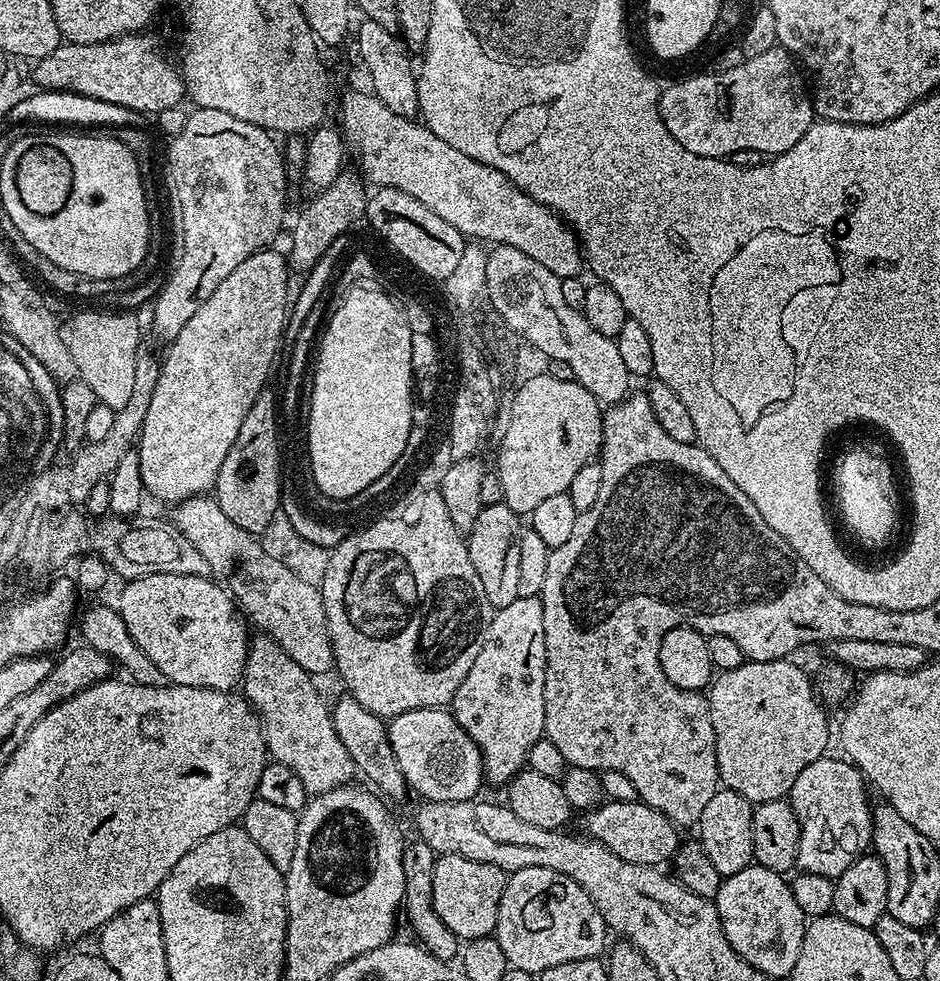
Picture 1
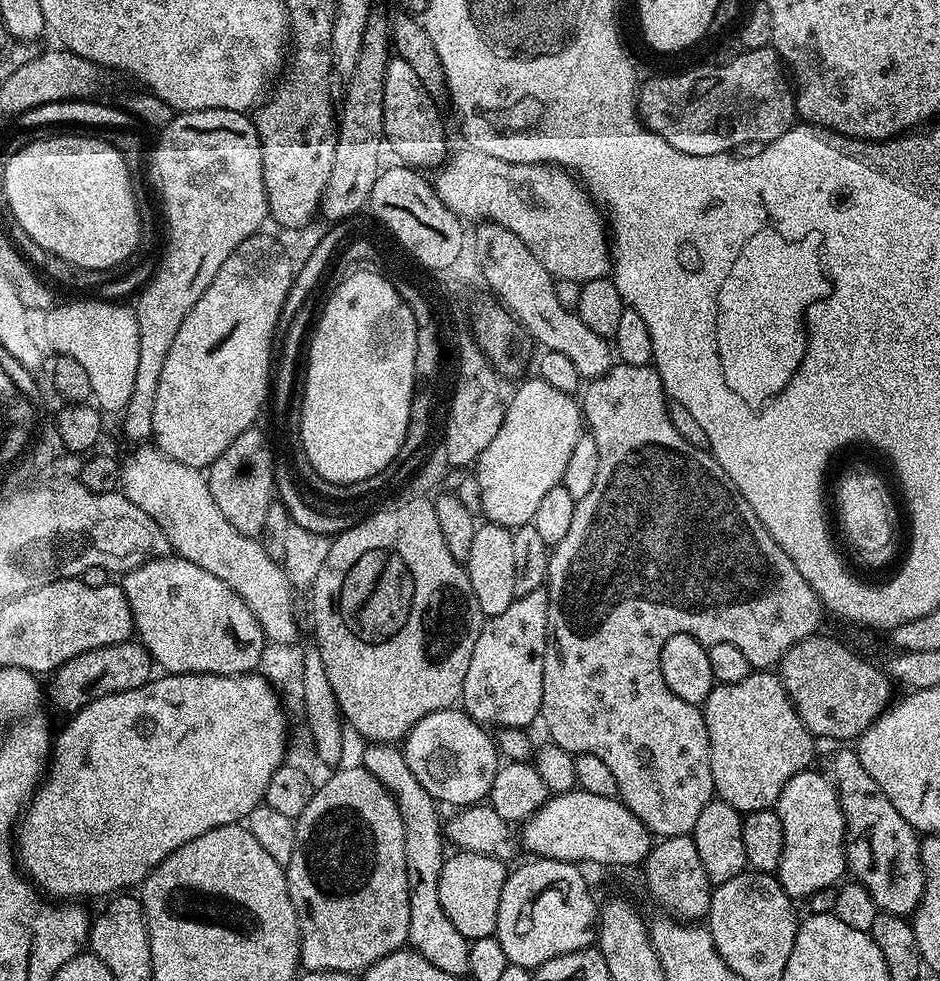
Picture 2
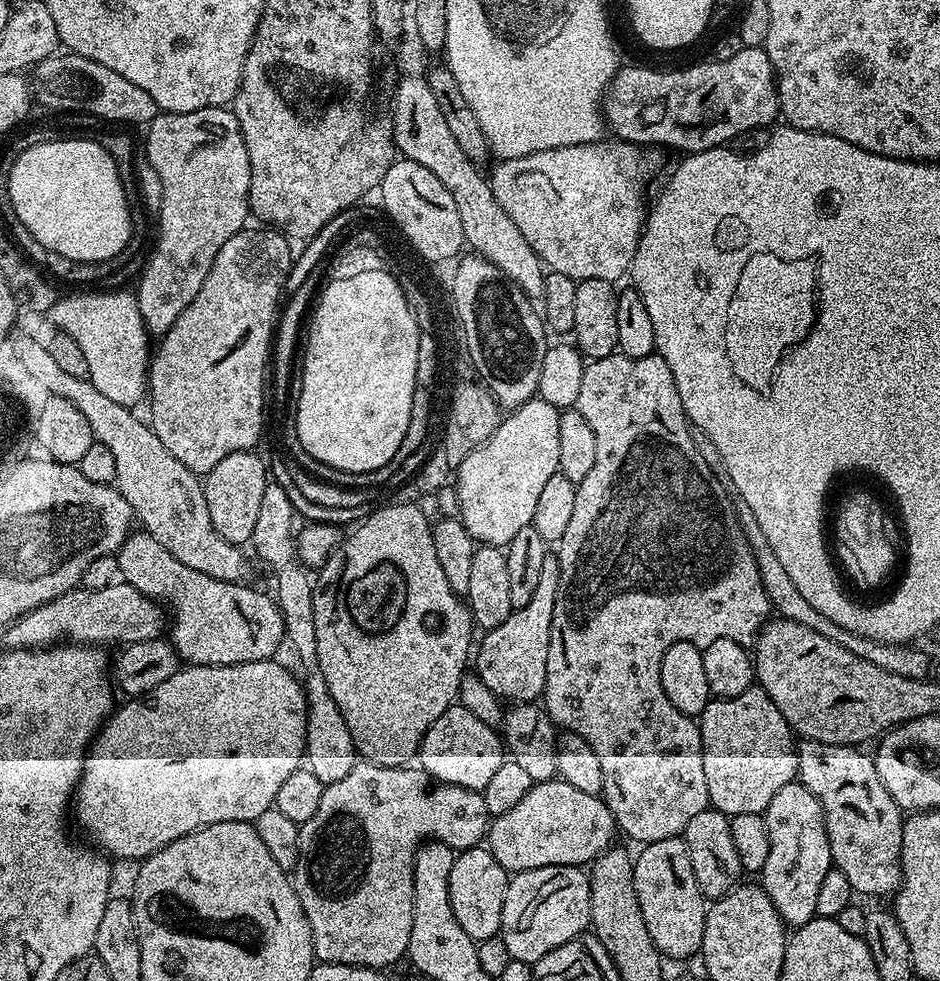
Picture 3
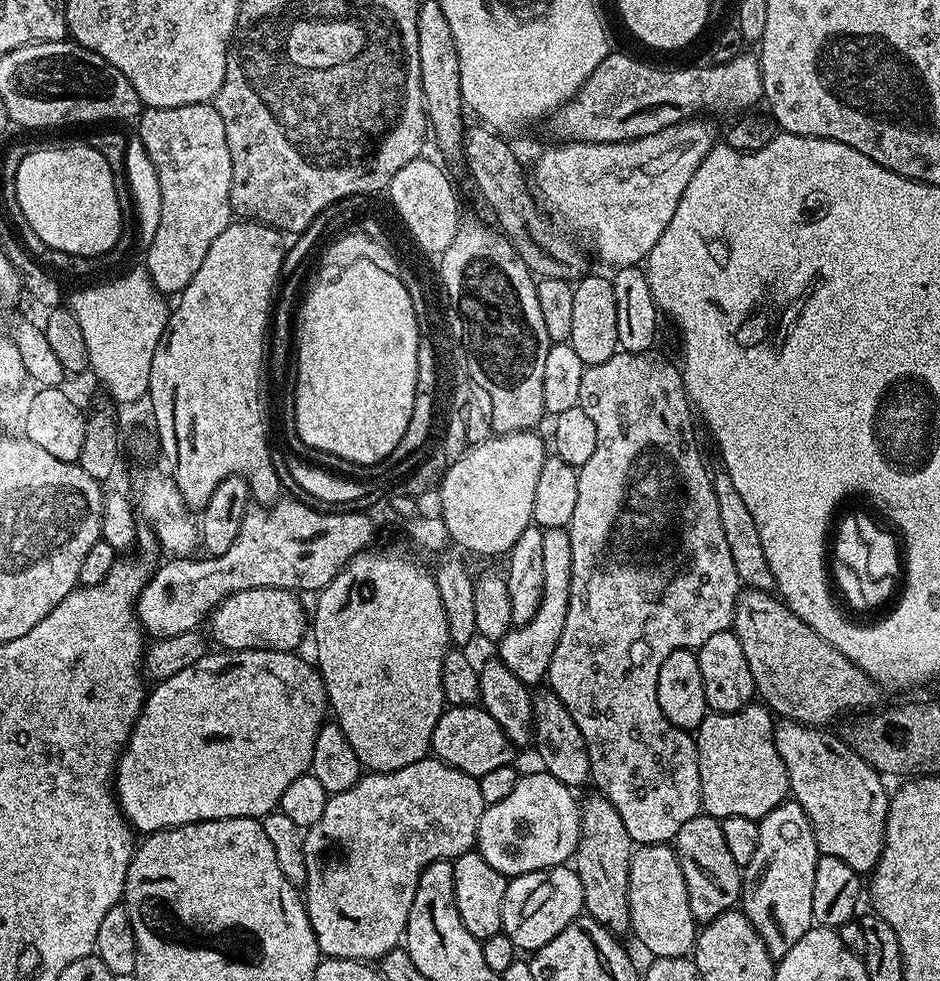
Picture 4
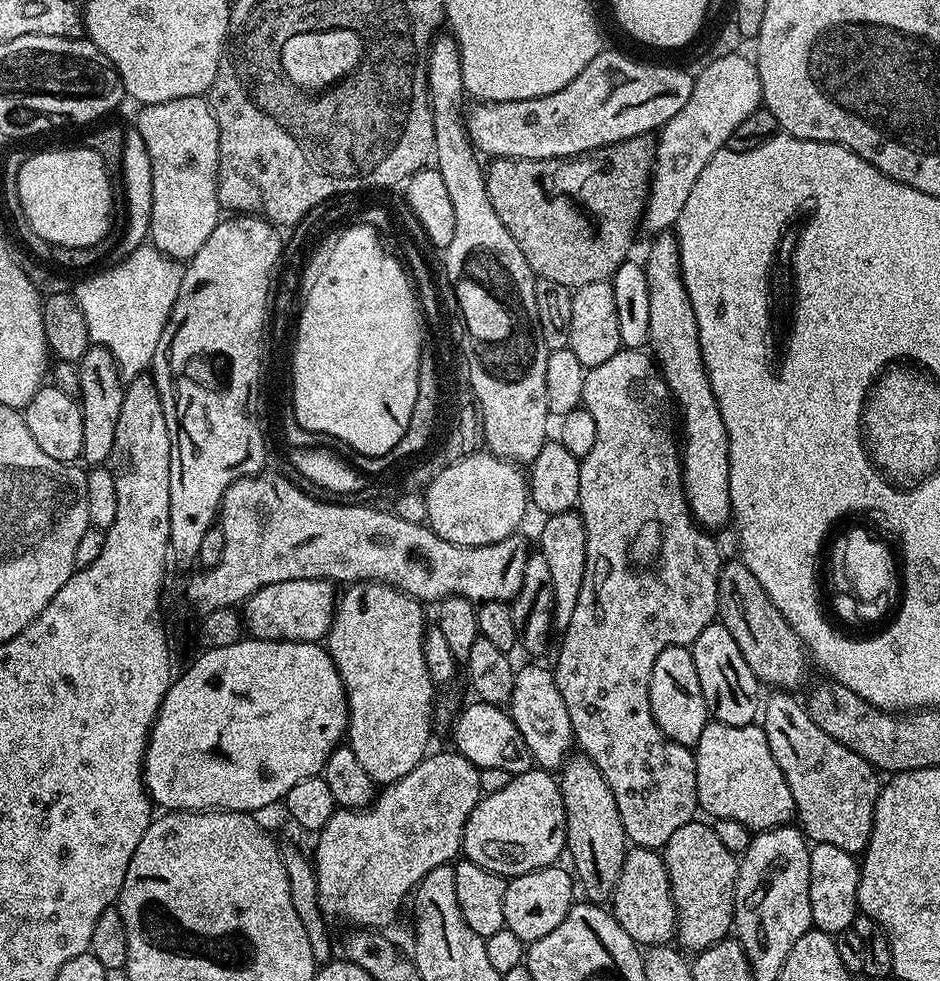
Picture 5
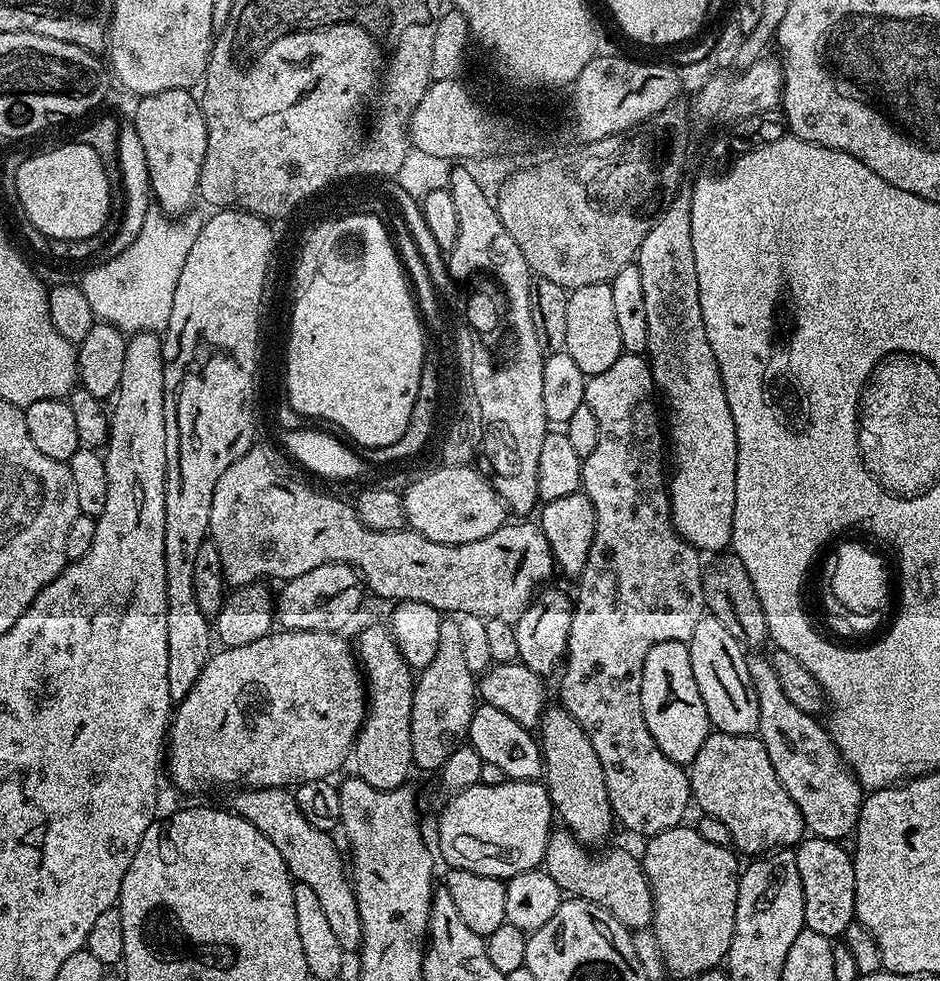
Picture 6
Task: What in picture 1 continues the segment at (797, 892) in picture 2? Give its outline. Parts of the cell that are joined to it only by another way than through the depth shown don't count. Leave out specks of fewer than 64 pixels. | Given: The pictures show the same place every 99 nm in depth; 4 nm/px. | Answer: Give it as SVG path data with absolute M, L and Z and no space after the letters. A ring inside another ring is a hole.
M825 754L819 760L810 762L810 766L806 766L806 770L802 770L798 778L794 778L794 786L788 791L786 799L791 804L800 827L796 868L801 872L822 874L835 881L859 856L869 851L872 842L873 805L868 804L869 785L855 764L844 758L831 760L830 757L831 755Z

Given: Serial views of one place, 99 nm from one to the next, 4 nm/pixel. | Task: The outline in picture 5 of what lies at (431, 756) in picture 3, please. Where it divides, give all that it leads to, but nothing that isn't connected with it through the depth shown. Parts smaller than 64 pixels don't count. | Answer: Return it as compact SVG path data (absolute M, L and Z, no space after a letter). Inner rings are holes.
M475 703L468 704L461 710L460 717L452 728L455 751L462 753L478 769L495 766L497 770L513 774L527 772L533 767L534 761L522 734L518 734L518 726L514 726L512 717L499 704Z

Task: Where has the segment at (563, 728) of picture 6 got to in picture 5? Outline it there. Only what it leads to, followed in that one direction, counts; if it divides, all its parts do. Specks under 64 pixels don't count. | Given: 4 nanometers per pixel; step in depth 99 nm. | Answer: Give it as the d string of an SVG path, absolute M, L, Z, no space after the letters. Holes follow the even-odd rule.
M572 754L564 761L558 772L562 802L566 810L566 856L572 859L571 871L584 887L584 892L593 904L603 905L611 901L622 874L624 857L628 854L630 841L622 826L622 814L614 802L602 770L586 755Z

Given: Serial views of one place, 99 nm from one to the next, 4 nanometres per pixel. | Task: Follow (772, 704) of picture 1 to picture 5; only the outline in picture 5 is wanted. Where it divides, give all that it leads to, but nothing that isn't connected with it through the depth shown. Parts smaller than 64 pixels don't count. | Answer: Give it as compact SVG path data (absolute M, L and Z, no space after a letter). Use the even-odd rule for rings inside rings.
M710 722L702 730L702 738L694 745L696 758L696 803L699 811L709 812L712 818L734 818L734 822L742 822L753 833L764 832L768 828L783 828L793 823L796 815L794 794L790 794L790 786L778 766L774 762L774 754L770 754L770 742L766 742L766 734L759 723L746 726L730 726Z

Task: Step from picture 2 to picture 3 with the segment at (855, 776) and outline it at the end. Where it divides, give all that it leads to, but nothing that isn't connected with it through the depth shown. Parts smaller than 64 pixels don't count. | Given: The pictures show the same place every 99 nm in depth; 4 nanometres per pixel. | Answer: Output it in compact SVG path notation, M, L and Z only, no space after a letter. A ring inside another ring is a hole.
M804 740L796 749L798 754L798 770L796 771L799 783L806 786L806 790L810 790L810 794L814 794L814 798L818 798L818 802L822 802L822 810L824 811L824 821L826 822L826 834L830 838L830 854L832 855L833 865L842 874L846 874L846 879L850 882L853 893L864 896L884 896L895 893L900 887L900 855L902 854L902 830L904 829L905 817L902 810L894 802L894 798L890 798L890 790L886 790L886 786L882 786L882 778L878 778L878 770L876 769L875 759L871 755L868 756L856 746L846 744L827 744L826 742L814 742L813 740Z

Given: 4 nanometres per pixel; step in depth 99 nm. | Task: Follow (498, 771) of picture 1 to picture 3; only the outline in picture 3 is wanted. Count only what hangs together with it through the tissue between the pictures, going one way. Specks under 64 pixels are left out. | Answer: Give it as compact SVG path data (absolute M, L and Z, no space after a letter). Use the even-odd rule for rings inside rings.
M549 554L542 558L542 570L538 578L538 586L534 589L534 598L526 602L526 606L517 608L502 622L502 626L494 626L483 633L484 641L479 641L474 652L474 672L490 686L493 694L508 702L536 702L544 695L546 682L546 654L550 650L552 637L552 619L554 618L554 602L558 598L558 578L560 562L555 555Z

